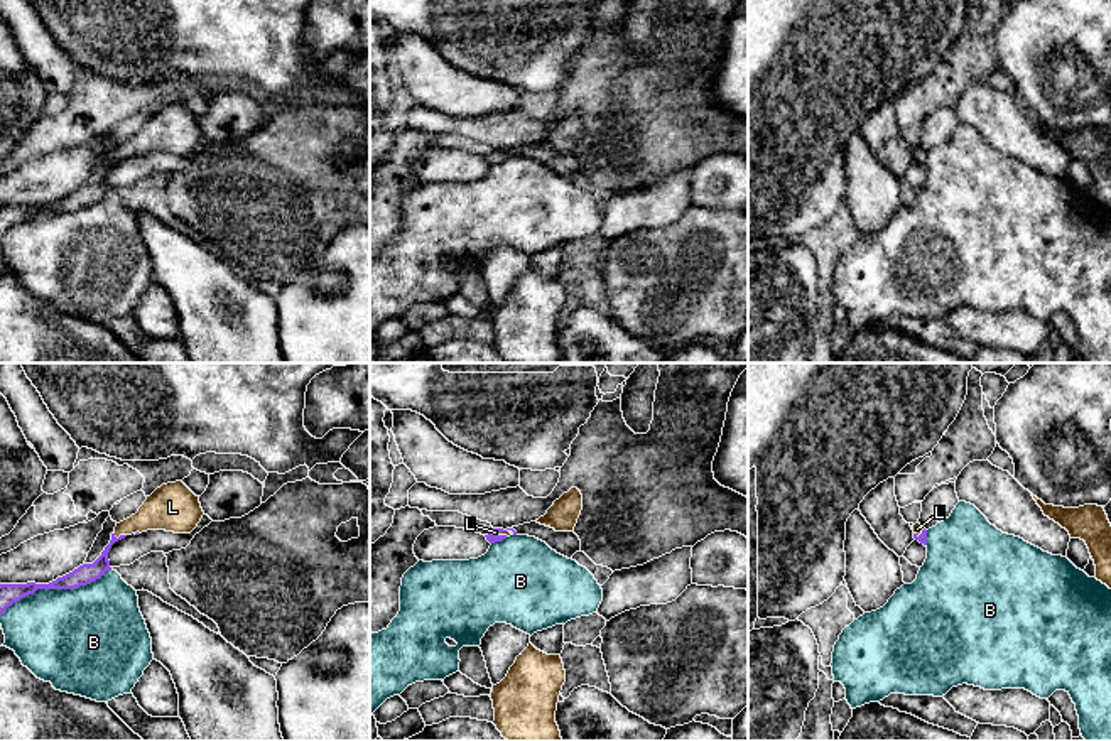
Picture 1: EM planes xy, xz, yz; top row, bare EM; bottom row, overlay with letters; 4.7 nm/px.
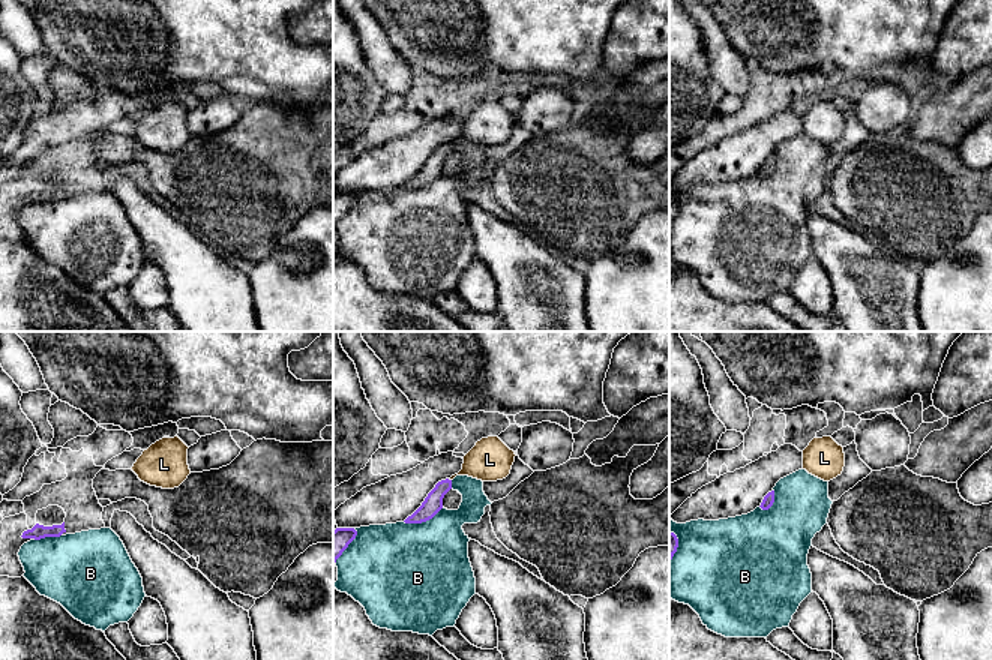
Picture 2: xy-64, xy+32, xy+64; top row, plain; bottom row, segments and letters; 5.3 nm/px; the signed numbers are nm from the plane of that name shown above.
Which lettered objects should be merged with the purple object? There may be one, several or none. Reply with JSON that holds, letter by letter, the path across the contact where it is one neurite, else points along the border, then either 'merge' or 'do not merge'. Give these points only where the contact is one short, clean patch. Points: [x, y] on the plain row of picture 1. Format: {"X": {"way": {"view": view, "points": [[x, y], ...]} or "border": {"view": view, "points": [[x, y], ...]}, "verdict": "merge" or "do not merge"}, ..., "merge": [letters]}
{"B": {"verdict": "do not merge"}, "L": {"verdict": "merge"}, "merge": ["L"]}

